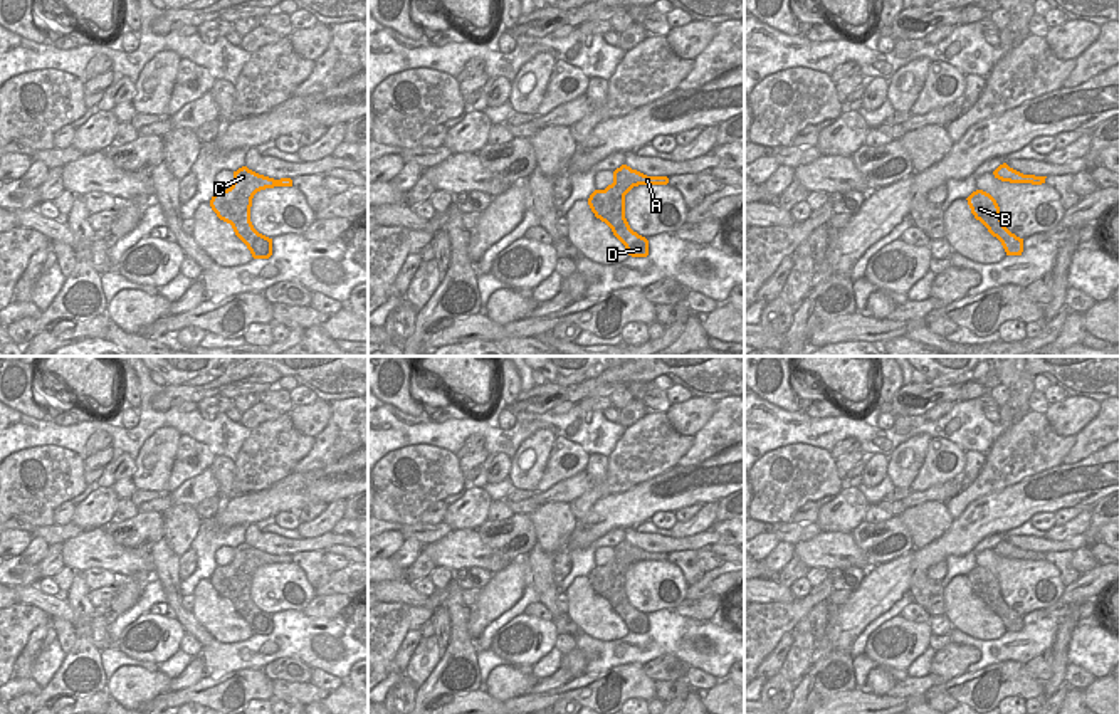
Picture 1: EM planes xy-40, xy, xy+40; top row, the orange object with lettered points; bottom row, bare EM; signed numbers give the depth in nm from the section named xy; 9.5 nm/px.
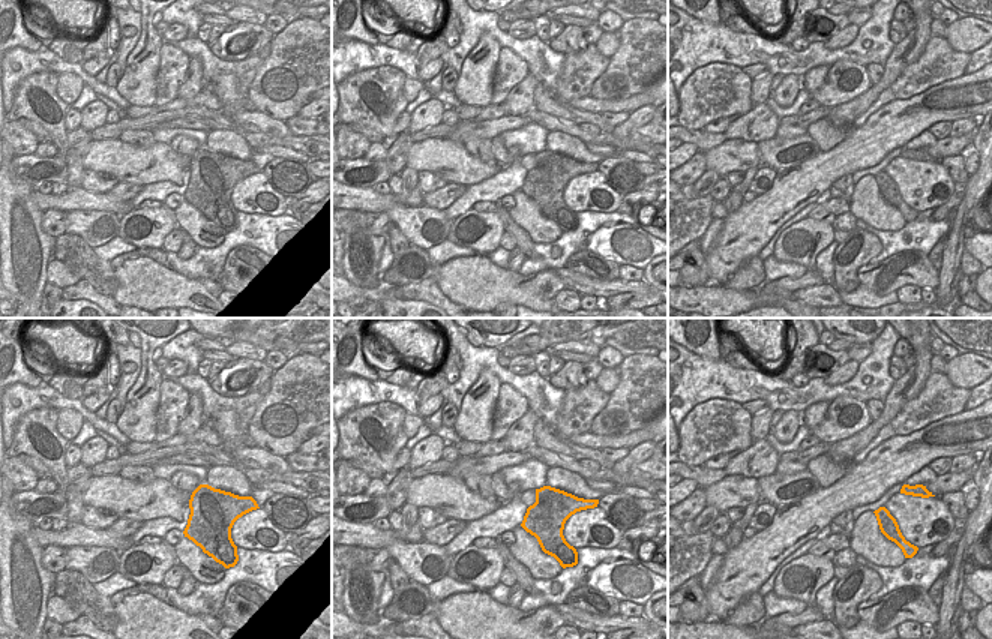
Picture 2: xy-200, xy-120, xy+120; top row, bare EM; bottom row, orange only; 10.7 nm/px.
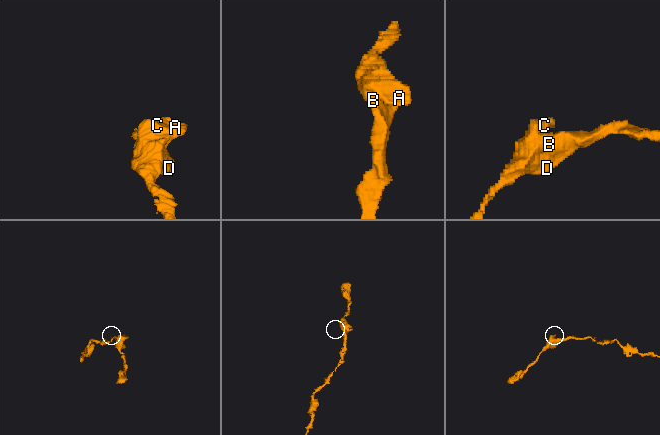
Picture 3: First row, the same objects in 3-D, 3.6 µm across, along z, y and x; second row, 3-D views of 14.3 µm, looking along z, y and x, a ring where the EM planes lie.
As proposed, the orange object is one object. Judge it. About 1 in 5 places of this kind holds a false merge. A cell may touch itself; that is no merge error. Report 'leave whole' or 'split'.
leave whole

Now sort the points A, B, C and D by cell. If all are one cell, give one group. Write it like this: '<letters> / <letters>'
A B C D

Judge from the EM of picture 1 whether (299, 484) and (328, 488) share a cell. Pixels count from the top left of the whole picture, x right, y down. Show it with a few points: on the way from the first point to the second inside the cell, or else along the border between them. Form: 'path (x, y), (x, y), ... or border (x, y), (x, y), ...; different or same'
path (306, 486), (321, 486); same

